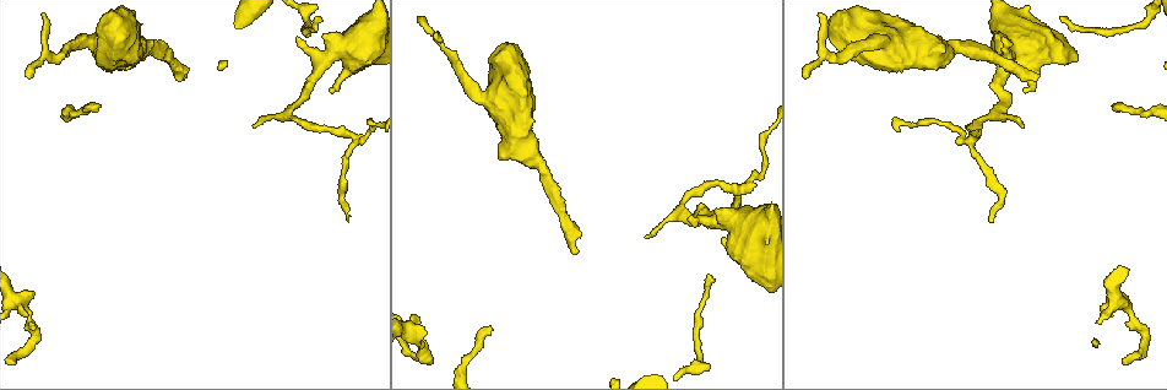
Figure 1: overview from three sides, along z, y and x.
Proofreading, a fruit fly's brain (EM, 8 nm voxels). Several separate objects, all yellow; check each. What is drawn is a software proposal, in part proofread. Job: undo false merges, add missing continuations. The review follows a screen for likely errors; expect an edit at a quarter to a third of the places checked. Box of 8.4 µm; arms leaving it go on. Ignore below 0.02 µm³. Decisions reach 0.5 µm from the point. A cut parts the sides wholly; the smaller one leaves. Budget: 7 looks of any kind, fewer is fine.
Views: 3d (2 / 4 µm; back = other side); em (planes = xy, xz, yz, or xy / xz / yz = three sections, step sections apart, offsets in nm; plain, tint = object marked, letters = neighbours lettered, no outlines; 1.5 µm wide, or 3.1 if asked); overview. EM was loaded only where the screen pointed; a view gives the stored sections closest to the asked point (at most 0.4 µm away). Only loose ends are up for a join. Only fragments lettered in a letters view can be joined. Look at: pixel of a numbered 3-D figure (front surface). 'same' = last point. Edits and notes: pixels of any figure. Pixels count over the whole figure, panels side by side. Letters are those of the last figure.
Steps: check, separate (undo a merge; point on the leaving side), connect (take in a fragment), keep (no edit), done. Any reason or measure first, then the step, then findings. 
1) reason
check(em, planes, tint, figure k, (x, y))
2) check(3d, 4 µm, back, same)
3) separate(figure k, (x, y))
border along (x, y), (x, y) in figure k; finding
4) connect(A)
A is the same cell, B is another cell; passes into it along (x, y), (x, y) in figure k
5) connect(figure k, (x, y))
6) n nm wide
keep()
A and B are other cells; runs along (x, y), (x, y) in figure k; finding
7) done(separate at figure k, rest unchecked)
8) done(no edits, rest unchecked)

free end
check(3d, 2 µm, figure 1, (180, 74))

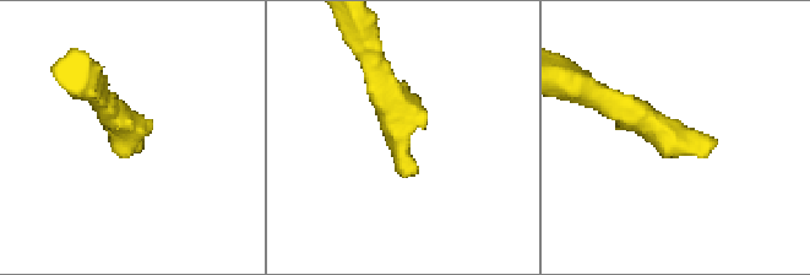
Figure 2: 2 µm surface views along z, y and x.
check(em, planes, letters, figure 2, (412, 174))

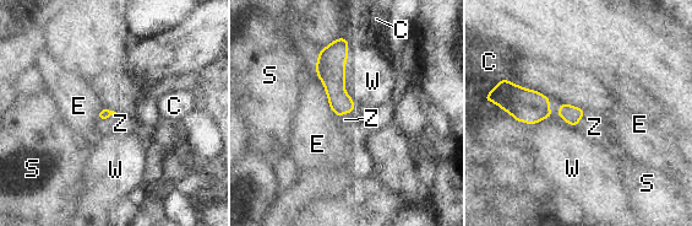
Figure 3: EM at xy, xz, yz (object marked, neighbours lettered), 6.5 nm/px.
connect(Z)
Z is the same cell, C, E, S and W are other cells; the cell continues

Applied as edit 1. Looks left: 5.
see it whole again
check(overview)

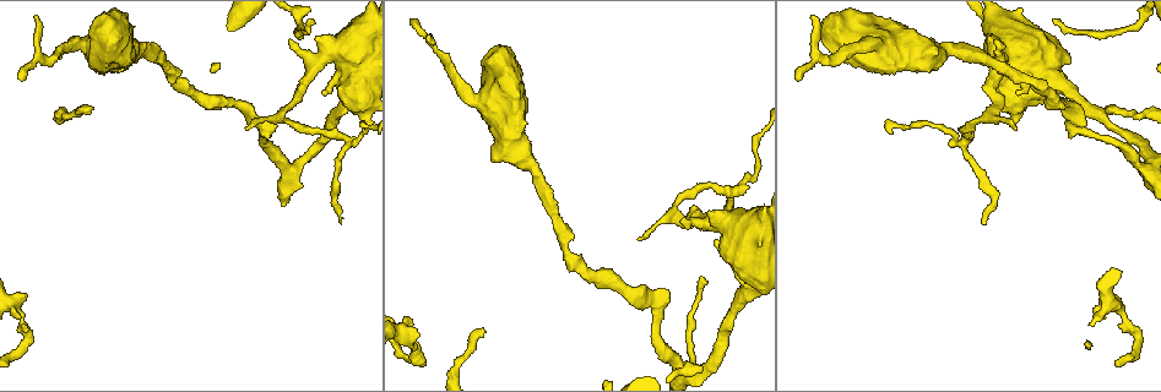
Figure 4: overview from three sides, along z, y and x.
thin end
check(3d, 4 µm, figure 4, (340, 223))

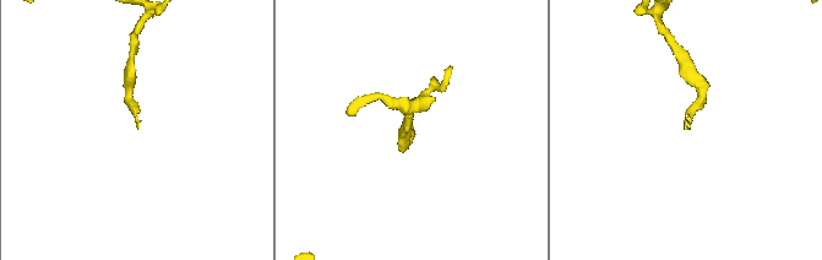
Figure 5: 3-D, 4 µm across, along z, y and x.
check(em, planes, letters, figure 5, (138, 129))

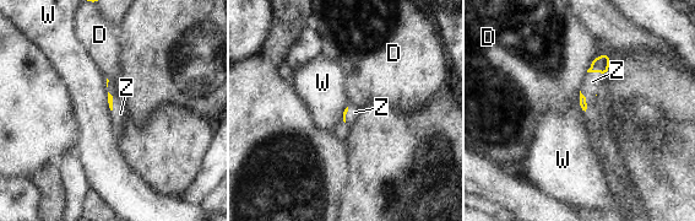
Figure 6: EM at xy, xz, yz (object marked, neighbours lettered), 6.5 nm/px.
connect(Z)
Z is the same cell, D and W are other cells; the cell continues

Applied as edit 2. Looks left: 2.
done(connect at figure 3, connect at figure 6, rest unchecked)

